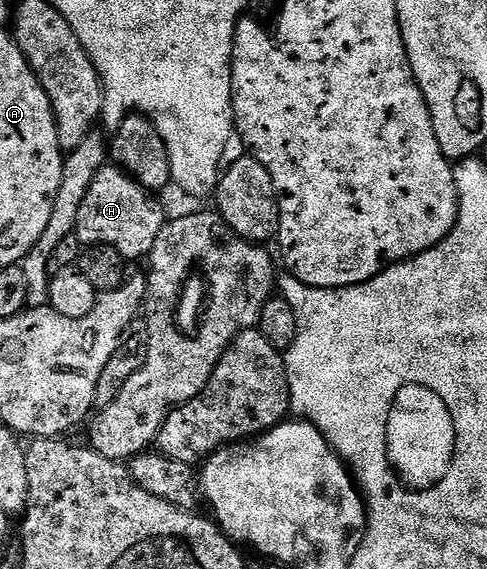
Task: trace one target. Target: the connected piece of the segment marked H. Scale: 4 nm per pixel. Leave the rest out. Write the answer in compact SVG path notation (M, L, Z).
M108 165L100 169L97 177L93 177L93 185L89 185L89 193L85 193L85 201L81 203L81 213L77 213L77 225L74 235L85 245L102 245L117 249L124 259L134 261L150 256L153 241L157 241L157 233L166 225L169 218L168 212L163 212L163 207L158 203L156 196L146 191L142 184L132 179L122 167Z

